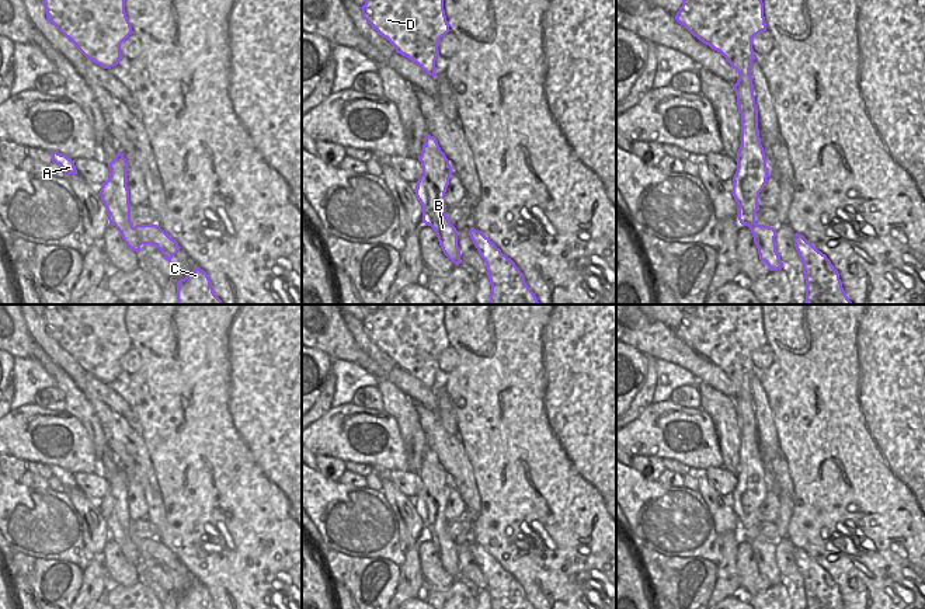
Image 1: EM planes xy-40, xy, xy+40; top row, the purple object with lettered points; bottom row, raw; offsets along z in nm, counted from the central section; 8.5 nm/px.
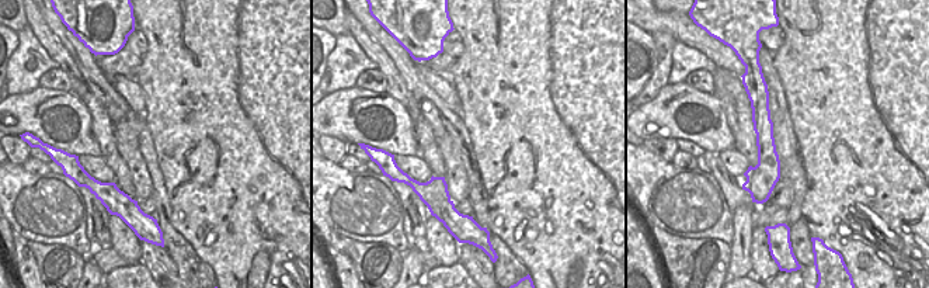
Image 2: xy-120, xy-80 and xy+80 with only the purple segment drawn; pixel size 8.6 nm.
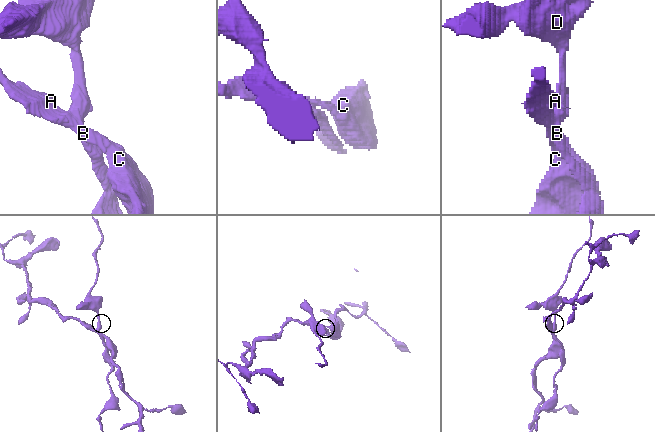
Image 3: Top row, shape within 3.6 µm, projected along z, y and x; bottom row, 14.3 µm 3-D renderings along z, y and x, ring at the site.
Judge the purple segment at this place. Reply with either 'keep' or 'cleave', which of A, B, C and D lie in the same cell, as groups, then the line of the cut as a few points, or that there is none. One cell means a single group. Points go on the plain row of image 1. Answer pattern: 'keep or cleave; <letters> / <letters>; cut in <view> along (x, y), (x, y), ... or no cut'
cleave; A C / B D; cut in xy along (427, 490), (431, 526), (424, 536)

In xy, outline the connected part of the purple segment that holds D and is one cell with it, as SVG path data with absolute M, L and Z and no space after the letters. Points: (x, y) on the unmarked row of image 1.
M361 304L361 310L365 316L361 323L366 337L386 352L397 368L435 392L439 355L451 345L444 324L445 304Z

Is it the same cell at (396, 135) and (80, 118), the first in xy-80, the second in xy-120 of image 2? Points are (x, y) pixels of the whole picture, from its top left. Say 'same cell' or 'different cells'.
same cell

